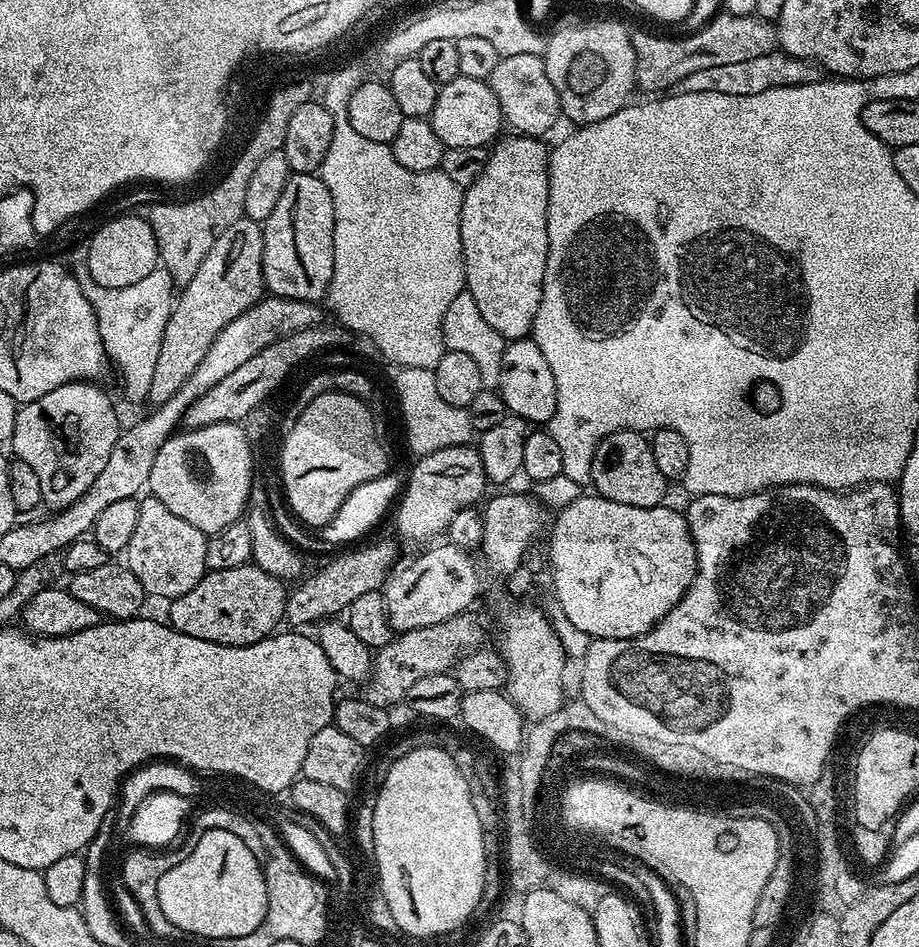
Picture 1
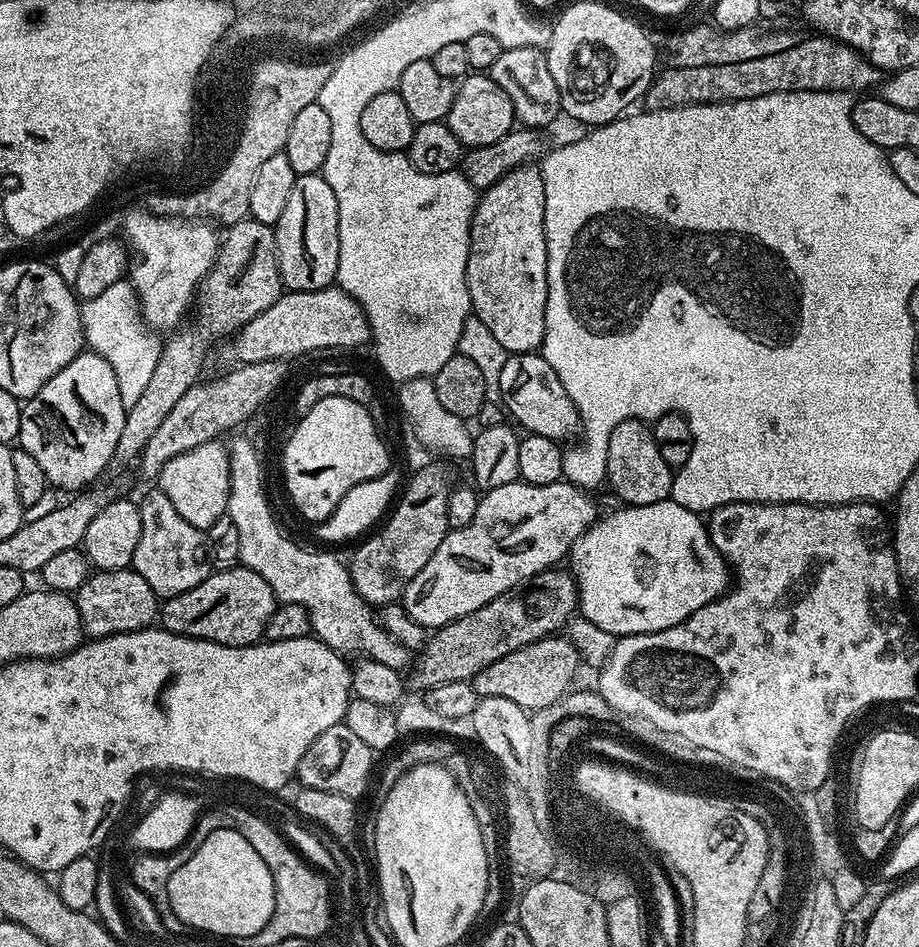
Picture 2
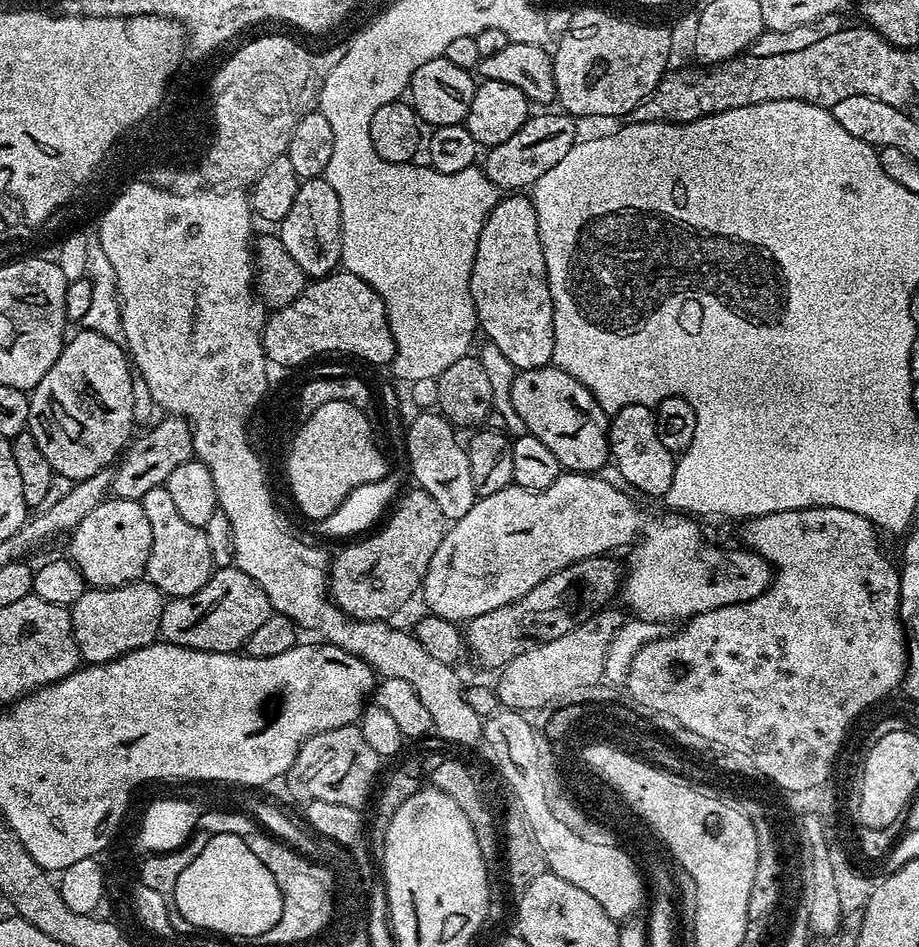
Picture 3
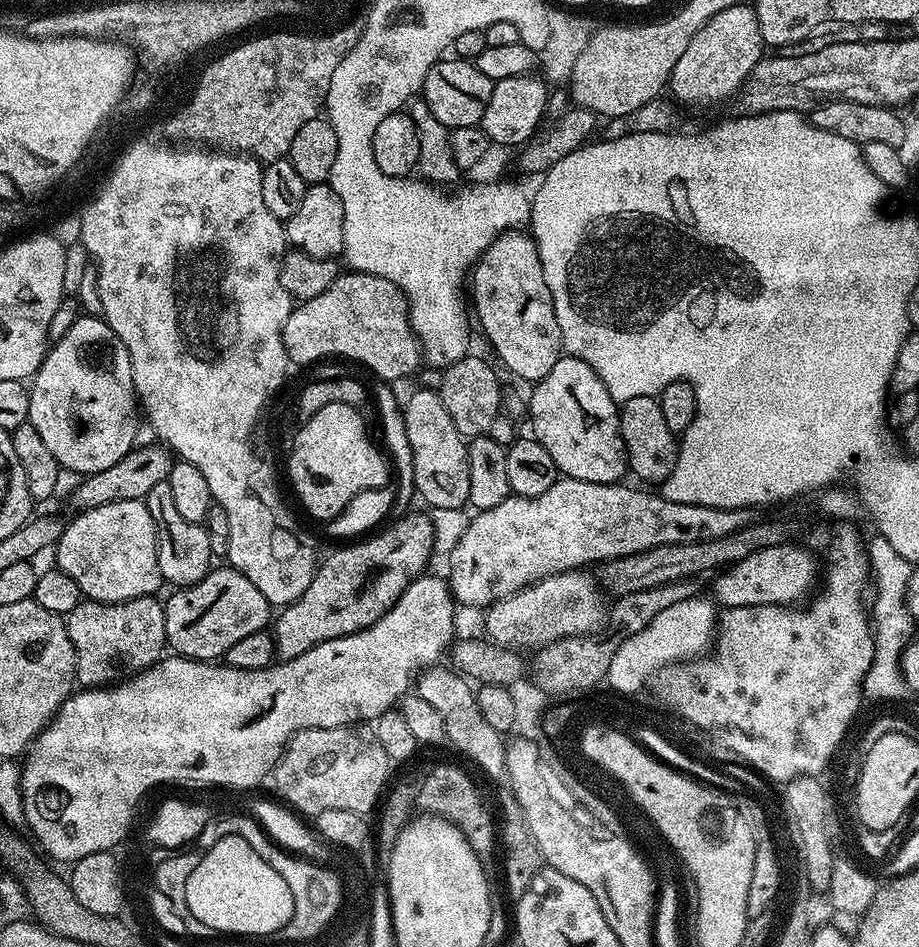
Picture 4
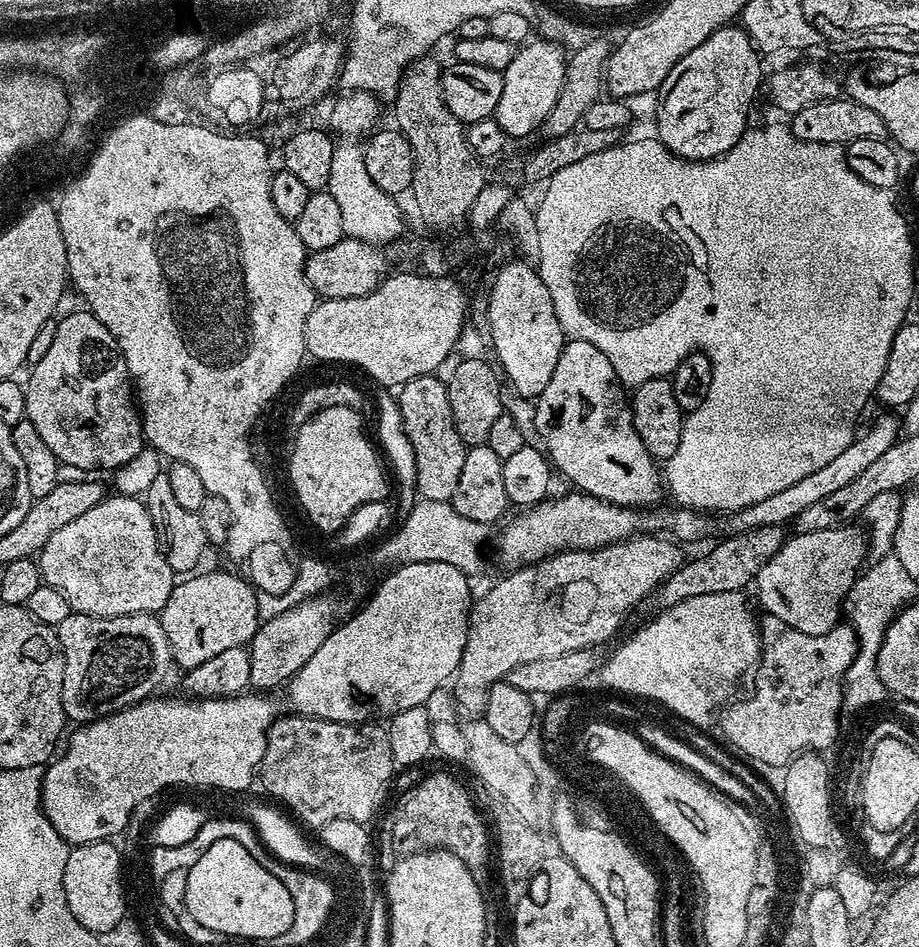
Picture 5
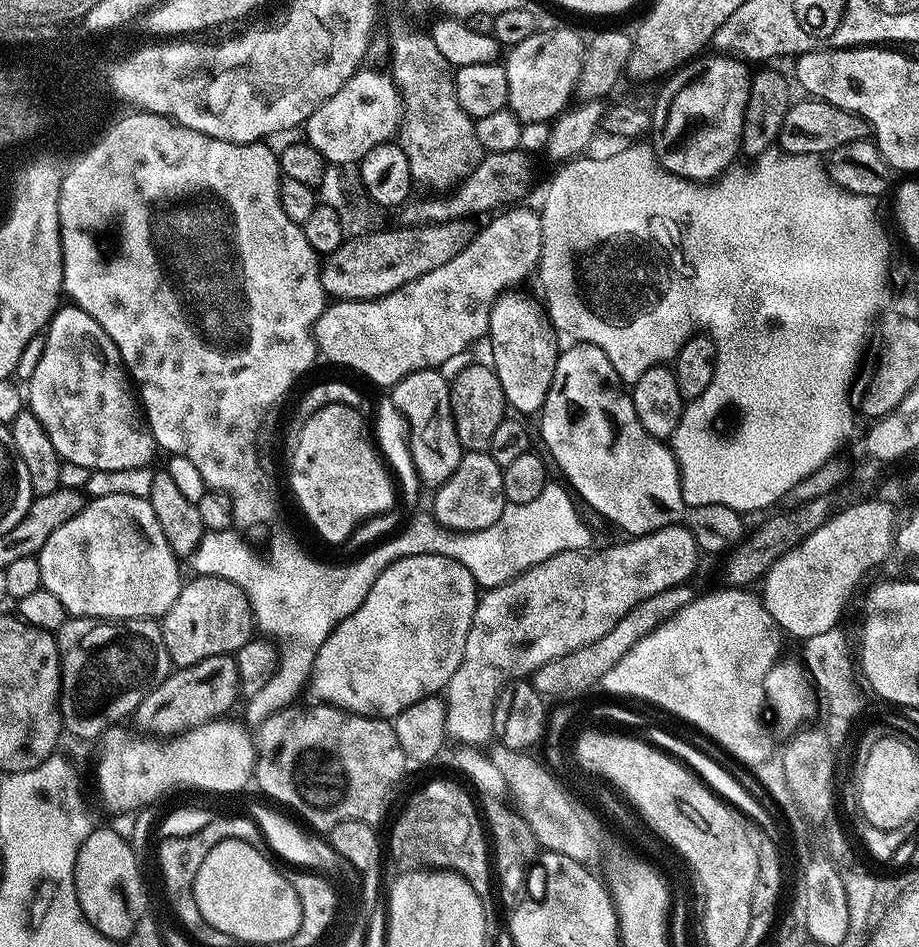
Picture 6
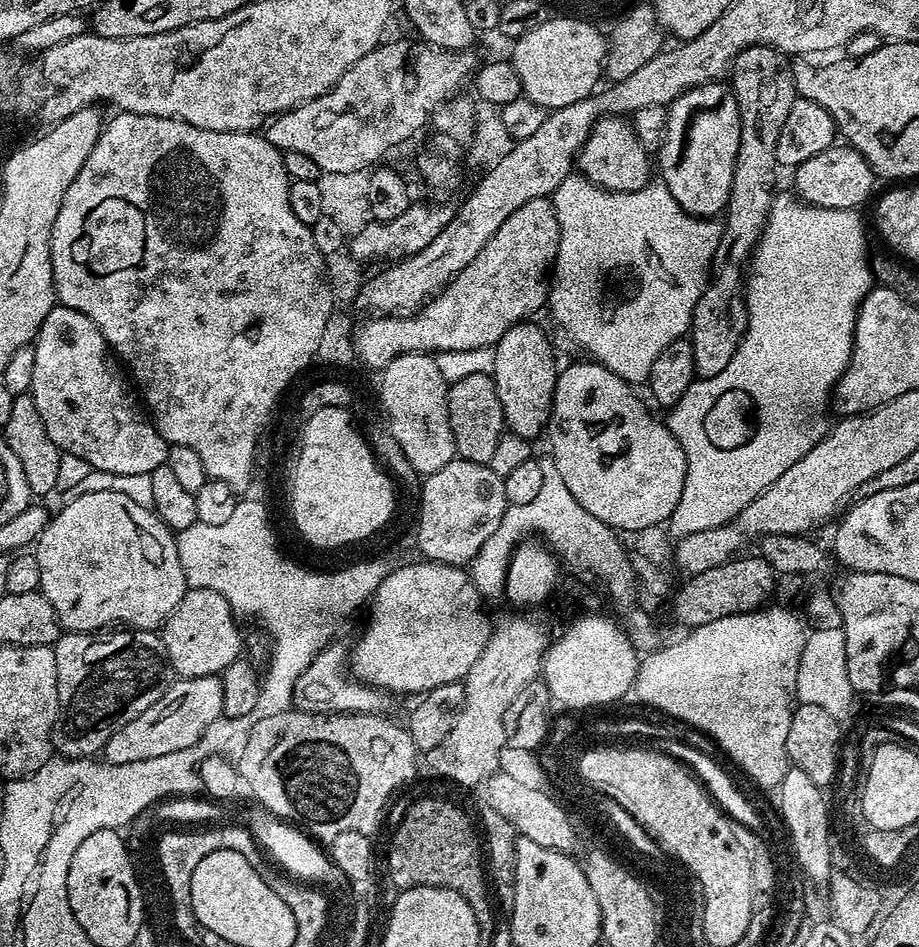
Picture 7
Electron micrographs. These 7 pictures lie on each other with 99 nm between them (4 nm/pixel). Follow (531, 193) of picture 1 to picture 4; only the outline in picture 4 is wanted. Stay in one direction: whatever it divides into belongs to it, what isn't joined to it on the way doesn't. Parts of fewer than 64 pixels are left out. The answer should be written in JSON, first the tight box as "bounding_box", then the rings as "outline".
{"bounding_box":[470,230,562,382],"outline":[[[524,230],[502,233],[480,255],[473,276],[470,292],[474,294],[474,316],[480,319],[480,328],[492,343],[497,358],[524,380],[535,382],[546,378],[554,370],[554,362],[561,358],[562,345],[550,286],[546,286],[535,240]]]}

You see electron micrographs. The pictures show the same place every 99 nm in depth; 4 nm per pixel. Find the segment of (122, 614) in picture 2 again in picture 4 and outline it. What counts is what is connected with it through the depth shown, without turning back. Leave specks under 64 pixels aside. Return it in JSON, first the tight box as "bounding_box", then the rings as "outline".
{"bounding_box":[66,596,168,689],"outline":[[[143,596],[142,598],[134,598],[126,602],[118,602],[117,604],[103,604],[97,600],[87,598],[81,599],[78,606],[74,606],[74,610],[70,610],[66,617],[68,625],[68,633],[70,634],[70,642],[76,651],[76,683],[83,686],[85,689],[103,688],[105,686],[115,685],[117,682],[123,681],[125,678],[131,678],[137,672],[144,672],[151,668],[153,664],[160,663],[166,652],[168,639],[166,638],[166,618],[164,617],[164,605],[156,596]]]}

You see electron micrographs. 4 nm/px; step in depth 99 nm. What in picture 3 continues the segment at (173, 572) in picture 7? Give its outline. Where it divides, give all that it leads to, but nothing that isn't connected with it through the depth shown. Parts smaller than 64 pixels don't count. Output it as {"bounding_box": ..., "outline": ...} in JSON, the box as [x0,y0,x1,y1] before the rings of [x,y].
{"bounding_box":[67,500,150,588],"outline":[[[103,500],[78,526],[73,528],[68,540],[67,559],[82,574],[85,585],[94,588],[113,588],[133,584],[148,571],[150,558],[150,518],[138,500]]]}

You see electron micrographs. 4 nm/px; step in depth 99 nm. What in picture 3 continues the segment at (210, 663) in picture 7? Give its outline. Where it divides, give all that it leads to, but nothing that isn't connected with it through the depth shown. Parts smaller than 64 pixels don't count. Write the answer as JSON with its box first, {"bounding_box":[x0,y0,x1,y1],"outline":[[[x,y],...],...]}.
{"bounding_box":[160,566,273,652],"outline":[[[235,566],[230,568],[216,568],[212,577],[202,586],[202,590],[194,590],[194,594],[171,597],[162,610],[160,636],[169,644],[177,644],[183,648],[206,650],[207,652],[235,652],[247,645],[250,634],[266,622],[266,618],[273,615],[270,602],[266,594],[262,594],[262,586],[250,578],[242,569]]]}

